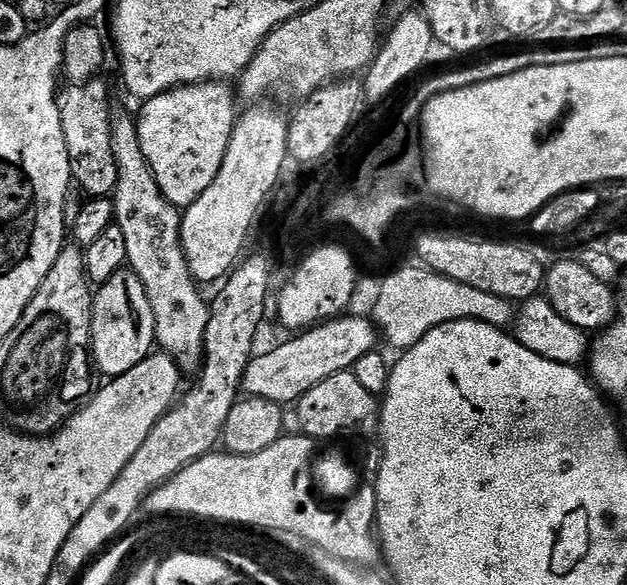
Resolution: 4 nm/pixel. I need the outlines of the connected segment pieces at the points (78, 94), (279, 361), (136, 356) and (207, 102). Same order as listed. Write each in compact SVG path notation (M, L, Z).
M104 78L88 80L85 84L69 87L69 92L63 93L60 100L60 117L62 118L62 134L66 134L66 150L70 154L70 166L72 178L77 185L88 191L87 195L92 198L108 198L115 193L118 182L118 166L114 158L114 146L112 145L112 96L108 93L108 84Z
M341 314L327 322L301 331L293 340L272 348L269 352L253 355L244 371L243 391L281 406L292 406L318 382L339 372L347 372L378 344L378 329L371 319Z
M125 266L104 284L95 289L92 297L92 323L90 325L90 355L95 367L111 378L134 370L138 362L153 355L156 344L156 327L146 286Z
M227 83L186 84L139 105L136 129L142 154L146 154L146 162L164 197L181 210L189 208L202 190L214 182L218 170L222 170L238 119L237 97L234 92L232 97L231 90L224 84Z

